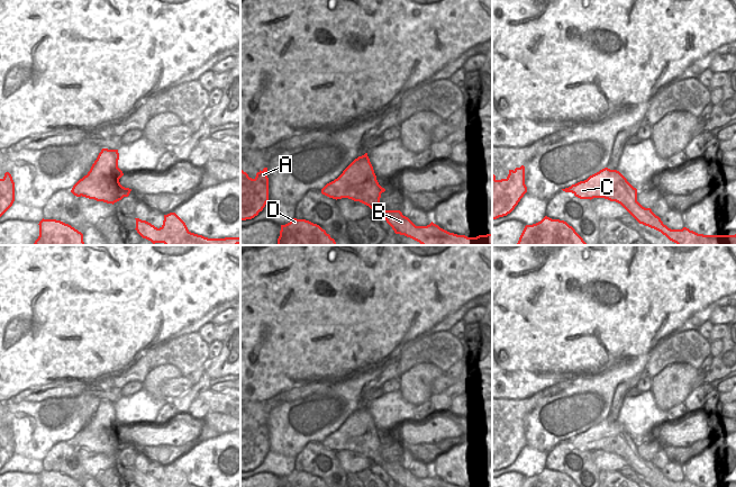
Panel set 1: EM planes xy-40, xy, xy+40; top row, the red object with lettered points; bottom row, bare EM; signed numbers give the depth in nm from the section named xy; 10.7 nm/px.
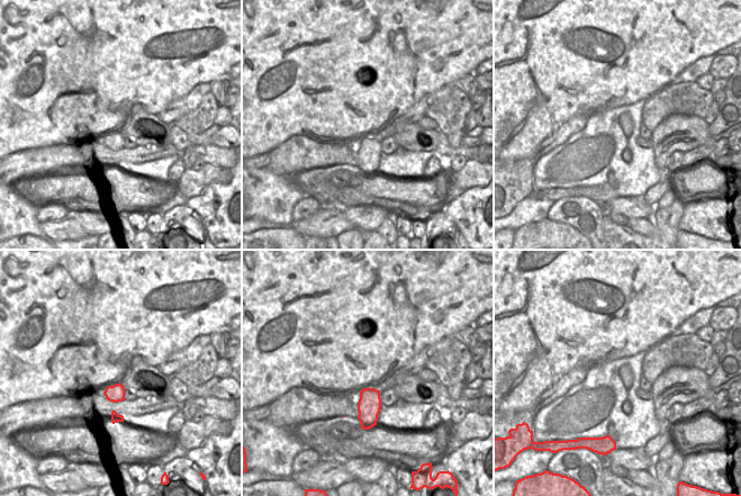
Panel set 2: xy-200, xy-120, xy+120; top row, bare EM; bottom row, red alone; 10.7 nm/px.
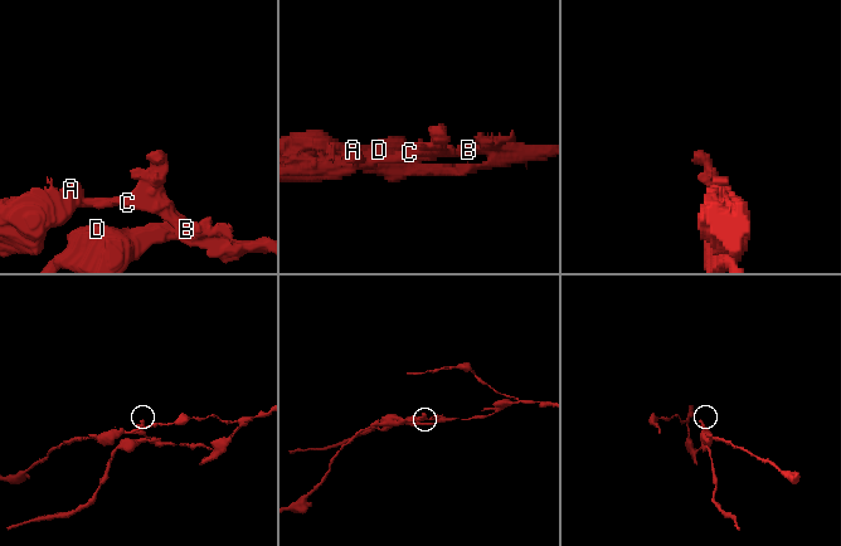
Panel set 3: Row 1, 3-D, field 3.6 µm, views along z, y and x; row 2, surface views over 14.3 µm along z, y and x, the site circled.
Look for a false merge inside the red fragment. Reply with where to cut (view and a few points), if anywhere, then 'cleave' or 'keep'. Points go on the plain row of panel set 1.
xy (372, 421), (361, 435), (339, 436), (332, 449) | cleave

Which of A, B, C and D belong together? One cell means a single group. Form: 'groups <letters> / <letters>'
groups A C / B D

